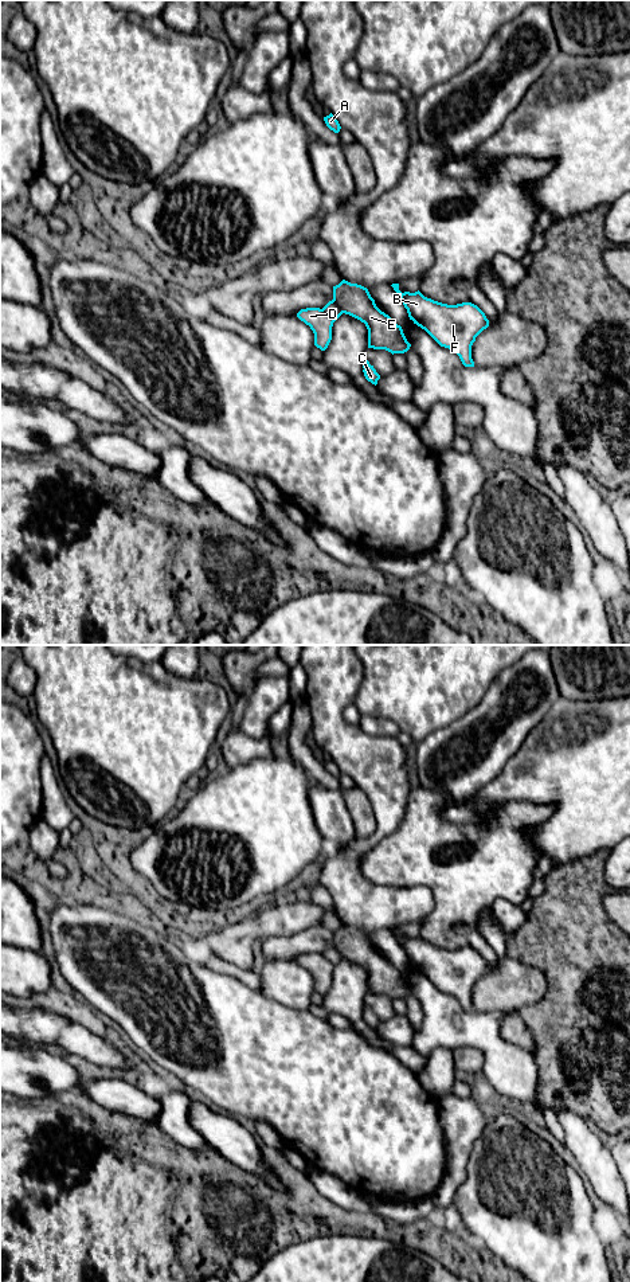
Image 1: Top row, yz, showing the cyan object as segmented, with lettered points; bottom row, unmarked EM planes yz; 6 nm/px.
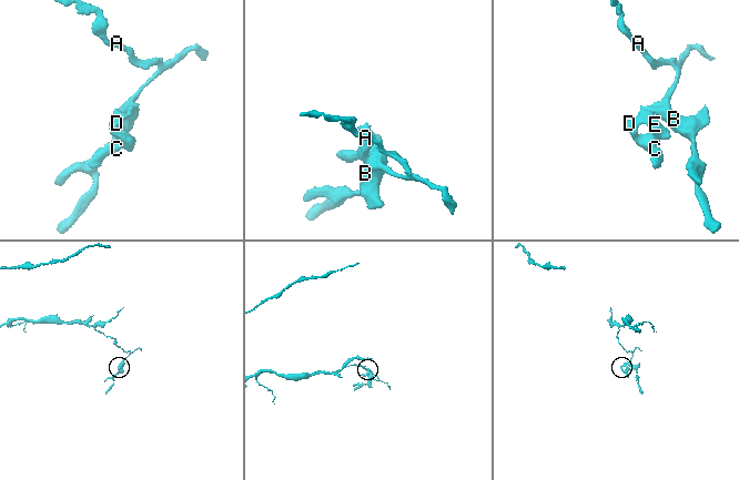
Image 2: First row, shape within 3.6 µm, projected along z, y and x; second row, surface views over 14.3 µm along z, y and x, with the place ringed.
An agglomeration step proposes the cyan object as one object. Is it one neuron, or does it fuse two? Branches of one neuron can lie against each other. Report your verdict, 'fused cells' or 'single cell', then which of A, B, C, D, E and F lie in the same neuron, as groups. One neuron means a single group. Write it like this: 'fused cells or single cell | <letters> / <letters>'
fused cells | A B F / C D E

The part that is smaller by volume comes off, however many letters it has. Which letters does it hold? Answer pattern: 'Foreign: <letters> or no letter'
Foreign: C, D, E

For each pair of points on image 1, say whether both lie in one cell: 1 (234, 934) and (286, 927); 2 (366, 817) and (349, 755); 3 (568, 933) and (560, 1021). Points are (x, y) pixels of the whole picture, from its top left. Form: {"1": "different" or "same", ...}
{"1": "same", "2": "different", "3": "same"}

